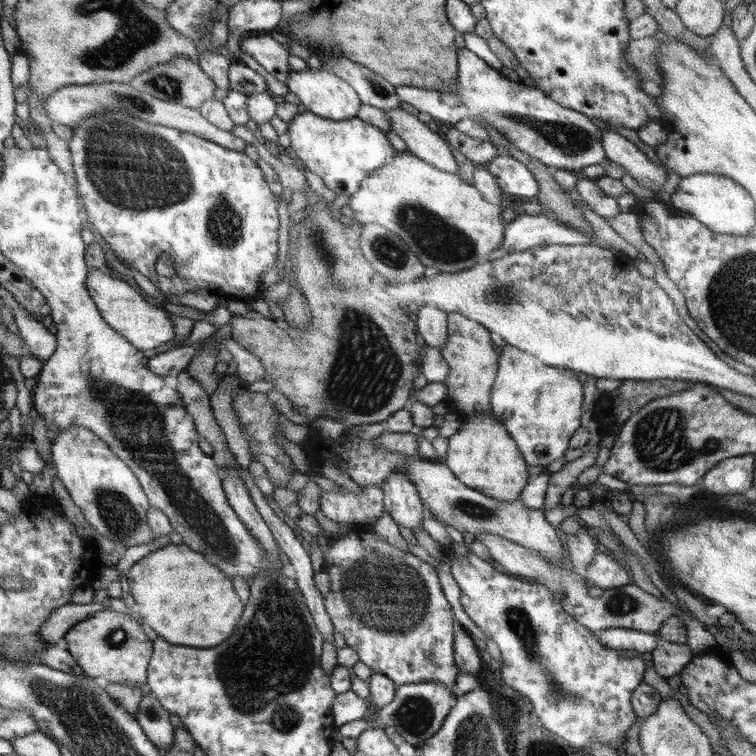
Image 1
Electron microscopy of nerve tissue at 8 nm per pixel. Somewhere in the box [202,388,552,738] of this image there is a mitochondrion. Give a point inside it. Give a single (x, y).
(260, 671)

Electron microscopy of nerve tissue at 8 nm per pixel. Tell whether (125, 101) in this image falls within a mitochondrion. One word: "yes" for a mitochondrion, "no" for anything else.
yes

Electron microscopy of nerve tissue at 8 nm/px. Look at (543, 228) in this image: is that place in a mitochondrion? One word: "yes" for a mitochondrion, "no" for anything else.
no

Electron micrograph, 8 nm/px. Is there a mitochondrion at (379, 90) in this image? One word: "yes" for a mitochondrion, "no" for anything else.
yes

